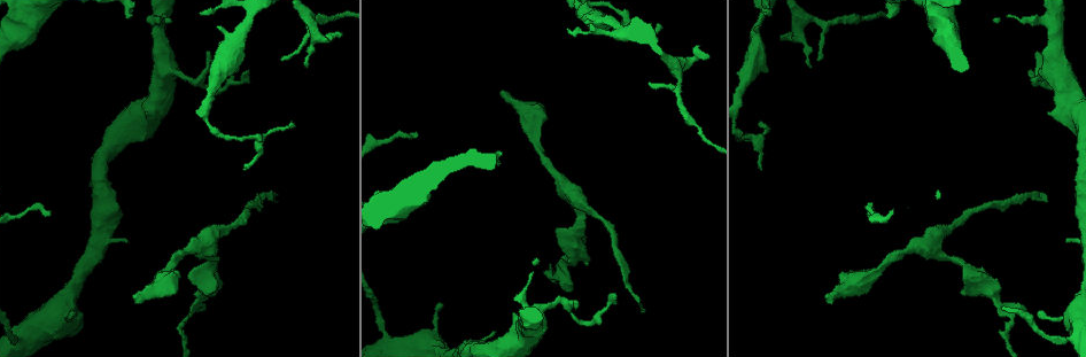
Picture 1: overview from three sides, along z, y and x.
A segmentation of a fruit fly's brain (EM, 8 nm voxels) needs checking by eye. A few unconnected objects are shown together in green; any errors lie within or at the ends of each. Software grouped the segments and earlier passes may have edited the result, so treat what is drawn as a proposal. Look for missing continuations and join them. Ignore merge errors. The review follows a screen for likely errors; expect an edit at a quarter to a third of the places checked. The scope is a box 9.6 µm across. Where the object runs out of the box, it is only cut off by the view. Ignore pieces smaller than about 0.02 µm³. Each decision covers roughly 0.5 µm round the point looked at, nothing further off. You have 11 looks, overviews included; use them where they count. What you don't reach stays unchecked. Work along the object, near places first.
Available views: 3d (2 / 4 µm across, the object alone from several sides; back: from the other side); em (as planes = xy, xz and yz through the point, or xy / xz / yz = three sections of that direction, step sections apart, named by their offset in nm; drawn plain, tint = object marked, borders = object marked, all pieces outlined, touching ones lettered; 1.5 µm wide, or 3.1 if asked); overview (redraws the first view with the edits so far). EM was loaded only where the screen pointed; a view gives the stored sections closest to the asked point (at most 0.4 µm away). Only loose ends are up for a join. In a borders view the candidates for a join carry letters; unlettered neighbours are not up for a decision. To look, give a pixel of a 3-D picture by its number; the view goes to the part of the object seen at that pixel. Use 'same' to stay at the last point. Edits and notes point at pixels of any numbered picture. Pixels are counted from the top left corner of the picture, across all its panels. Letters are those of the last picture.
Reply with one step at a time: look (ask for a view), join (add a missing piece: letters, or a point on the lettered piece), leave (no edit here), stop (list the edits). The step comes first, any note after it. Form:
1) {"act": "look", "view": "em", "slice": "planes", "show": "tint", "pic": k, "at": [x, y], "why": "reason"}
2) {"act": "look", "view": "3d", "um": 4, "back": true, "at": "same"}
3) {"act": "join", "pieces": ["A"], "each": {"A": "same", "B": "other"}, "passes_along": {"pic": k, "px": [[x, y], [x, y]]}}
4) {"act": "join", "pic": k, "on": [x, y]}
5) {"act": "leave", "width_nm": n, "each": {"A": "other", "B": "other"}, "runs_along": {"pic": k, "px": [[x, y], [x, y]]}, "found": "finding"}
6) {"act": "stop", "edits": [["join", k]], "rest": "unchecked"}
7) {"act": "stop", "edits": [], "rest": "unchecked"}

{"act": "look", "view": "em", "slice": "xz", "step": 8, "show": "tint", "pic": 1, "at": [569, 290]}

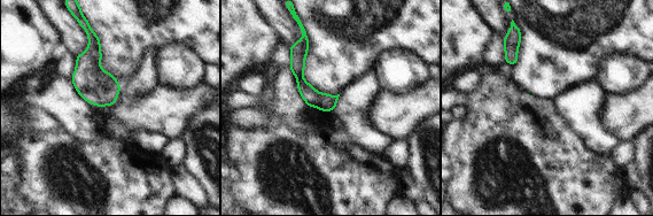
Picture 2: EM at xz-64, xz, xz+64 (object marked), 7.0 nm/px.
{"act": "look", "view": "em", "slice": "planes", "show": "borders", "at": "same"}

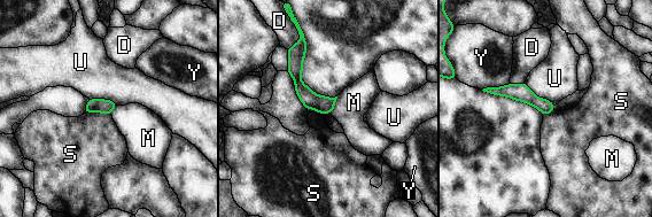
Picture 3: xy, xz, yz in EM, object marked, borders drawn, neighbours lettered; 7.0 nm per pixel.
{"act": "leave", "width_nm": 100, "each": {"D": "other", "M": "other", "S": "other", "U": "other", "Y": "other"}, "runs_along": {"pic": 3, "px": [[293, 49], [299, 85], [327, 110]]}, "found": "none of them fits"}

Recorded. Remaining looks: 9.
{"act": "look", "view": "3d", "um": 4, "pic": 1, "at": [74, 313], "why": "thin end"}

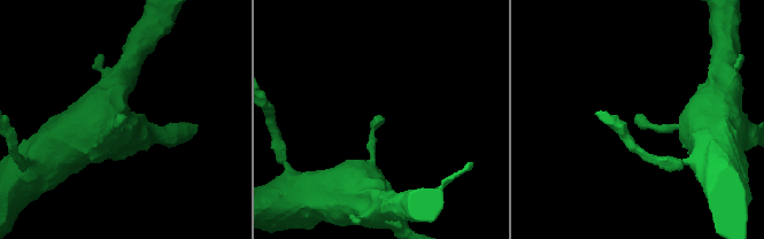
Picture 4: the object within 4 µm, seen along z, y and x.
{"act": "look", "view": "em", "slice": "planes", "show": "borders", "pic": 4, "at": [634, 121], "why": "need the tissue"}

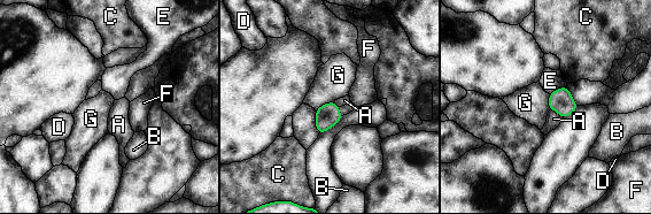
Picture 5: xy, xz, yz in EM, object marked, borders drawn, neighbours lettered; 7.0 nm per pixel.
{"act": "leave", "width_nm": 160, "each": {"A": "other", "B": "other", "C": "other", "D": "other", "E": "other", "F": "other", "G": "other"}, "border": {"pic": 5, "px": [[333, 101], [323, 104], [316, 112]]}, "found": "no lettered piece goes on from it"}

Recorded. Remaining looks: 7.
{"act": "look", "view": "3d", "um": 4, "pic": 1, "at": [575, 303], "why": "thin end"}

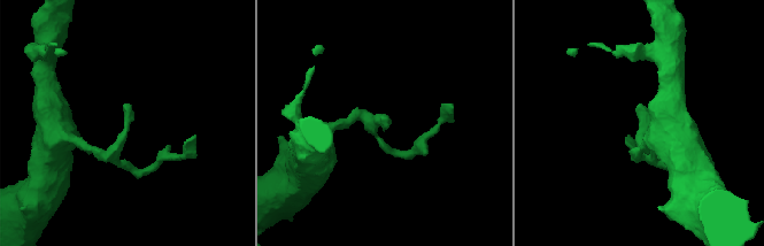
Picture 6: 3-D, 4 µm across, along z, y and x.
{"act": "look", "view": "em", "slice": "yz", "step": 4, "show": "tint", "pic": 6, "at": [641, 103], "why": "need the tissue"}

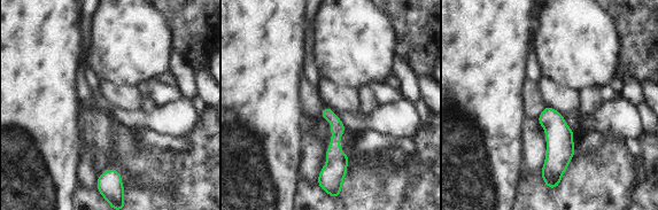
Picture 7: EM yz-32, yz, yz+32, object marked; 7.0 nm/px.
{"act": "look", "view": "em", "slice": "planes", "show": "borders", "at": "same", "why": "another direction"}

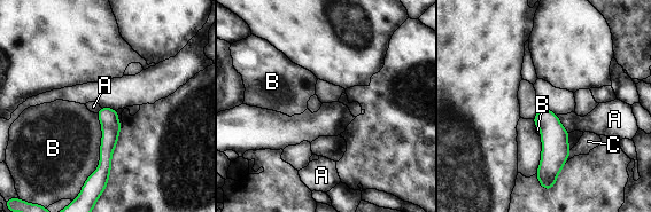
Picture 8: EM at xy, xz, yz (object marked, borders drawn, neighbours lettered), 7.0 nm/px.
{"act": "leave", "longest_contact_nm": ["B", 500], "each": {"A": "other", "B": "other", "C": "other"}, "runs_along": {"pic": 8, "px": [[107, 110], [108, 144], [100, 177]]}, "found": "none of them fits"}

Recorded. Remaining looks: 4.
{"act": "look", "view": "3d", "um": 4, "back": true, "pic": 1, "at": [342, 35], "why": "free end"}

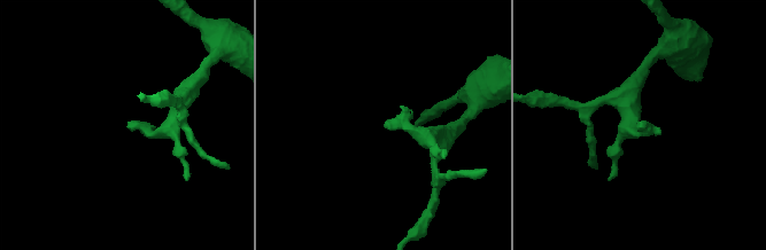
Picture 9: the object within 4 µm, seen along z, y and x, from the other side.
{"act": "look", "view": "em", "slice": "xz", "step": 4, "show": "tint", "pic": 9, "at": [128, 127]}

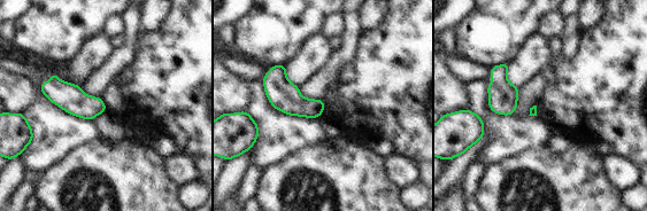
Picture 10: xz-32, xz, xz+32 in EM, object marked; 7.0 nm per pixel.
{"act": "look", "view": "em", "slice": "planes", "show": "borders", "at": "same"}

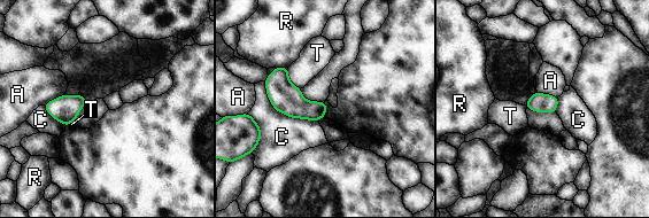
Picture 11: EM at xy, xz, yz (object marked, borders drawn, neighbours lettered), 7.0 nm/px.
{"act": "leave", "each": {"A": "other", "C": "other", "R": "other", "T": "other"}, "border": {"pic": 11, "px": [[262, 82], [277, 110], [317, 121]]}, "found": "none of them fits"}

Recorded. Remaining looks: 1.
{"act": "stop", "edits": [], "rest": "unchecked"}

